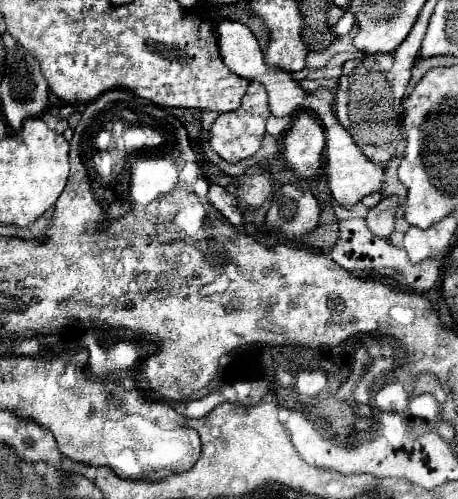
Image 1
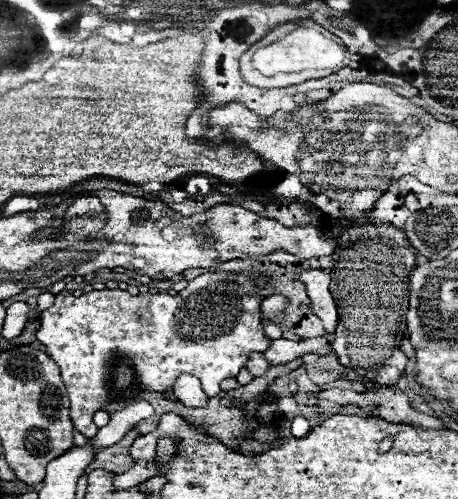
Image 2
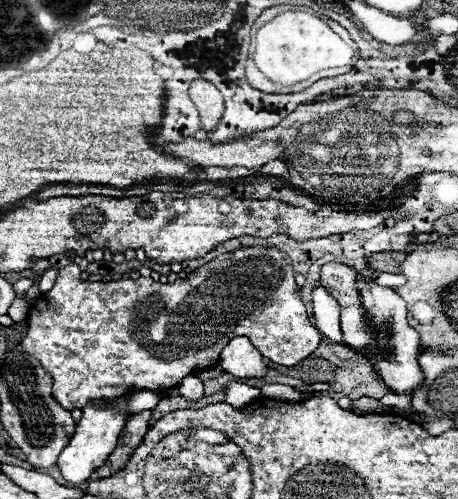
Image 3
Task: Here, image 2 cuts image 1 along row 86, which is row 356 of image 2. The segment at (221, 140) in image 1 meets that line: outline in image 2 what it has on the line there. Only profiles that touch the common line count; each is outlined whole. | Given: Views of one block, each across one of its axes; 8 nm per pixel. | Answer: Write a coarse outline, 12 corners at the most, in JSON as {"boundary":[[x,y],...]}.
{"boundary":[[262,352],[248,354],[246,368],[254,378],[266,374],[270,364]]}

